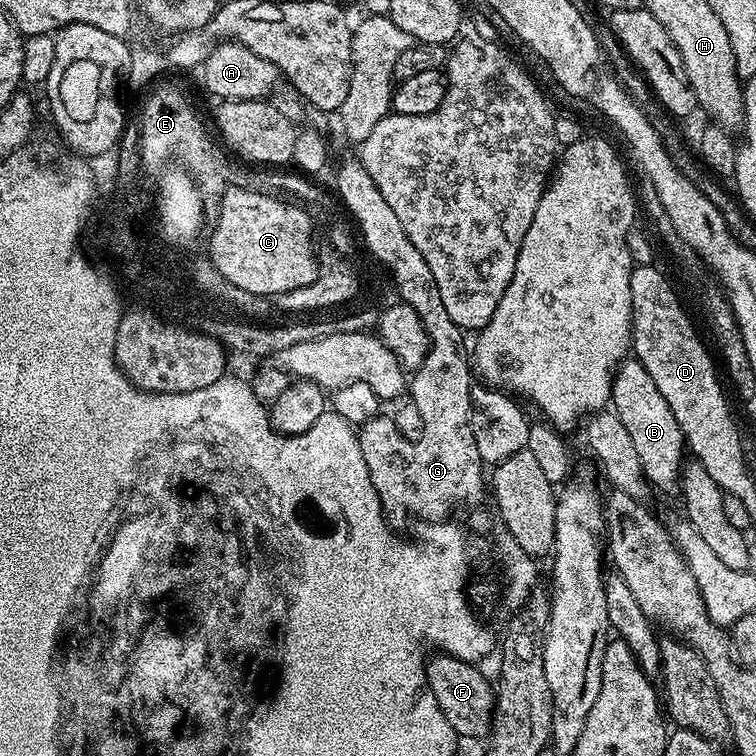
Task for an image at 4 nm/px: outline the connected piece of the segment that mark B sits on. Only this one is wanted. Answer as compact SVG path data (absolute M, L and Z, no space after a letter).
M625 358L612 373L610 408L630 433L634 451L638 453L638 462L642 462L644 479L657 493L675 493L679 489L682 469L686 463L684 435L678 426L678 418L674 418L674 410L670 410L658 386L654 386L654 378L646 374L640 360Z

